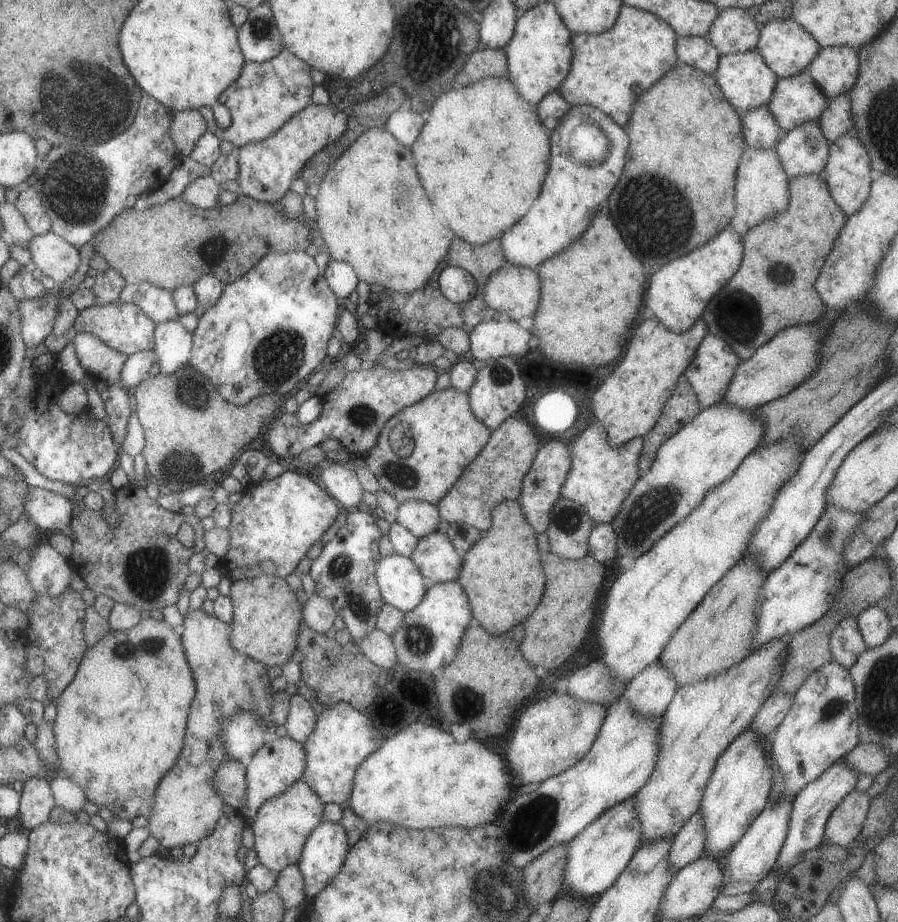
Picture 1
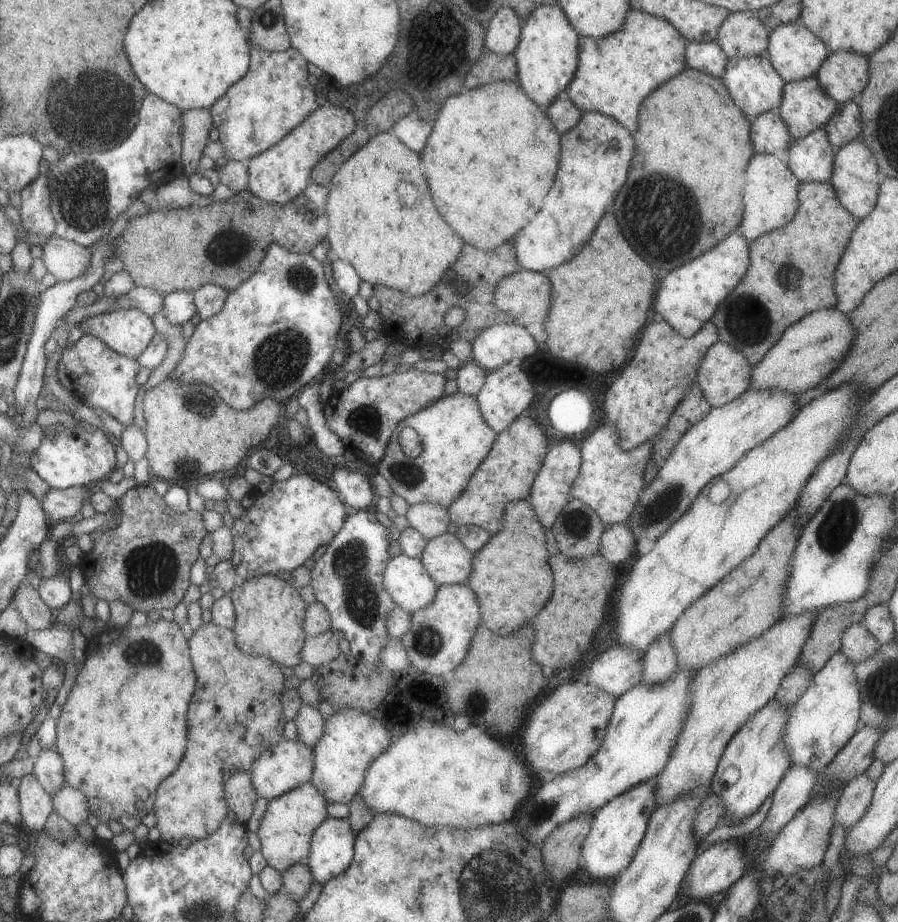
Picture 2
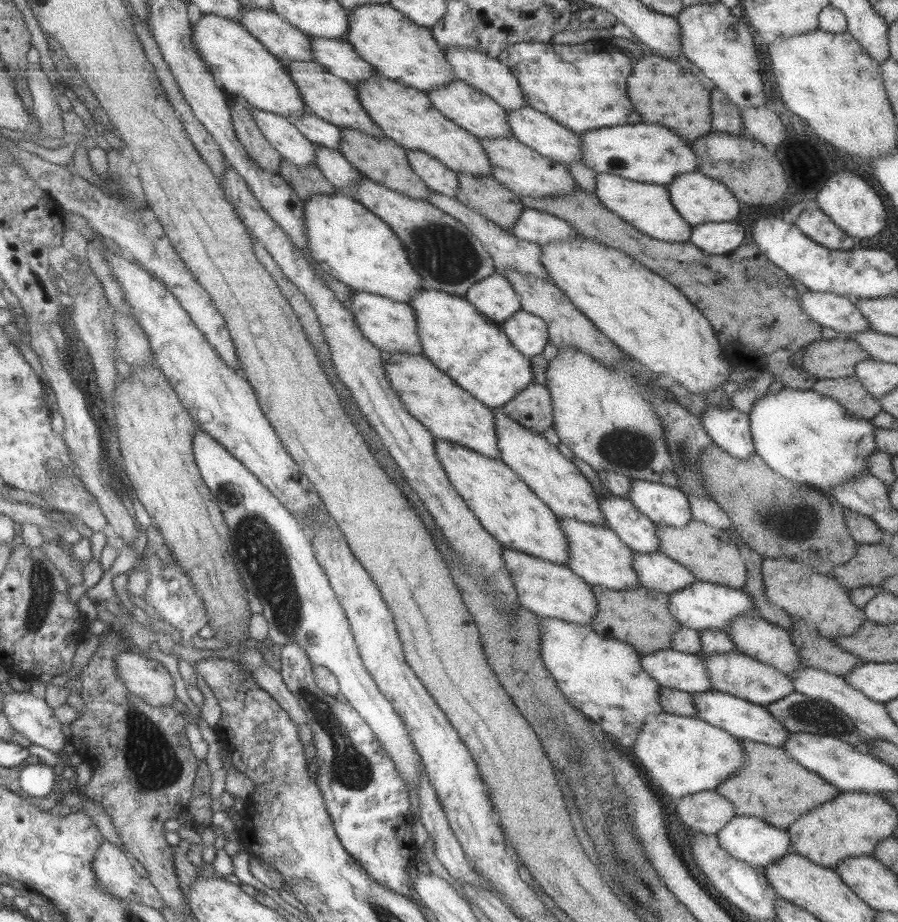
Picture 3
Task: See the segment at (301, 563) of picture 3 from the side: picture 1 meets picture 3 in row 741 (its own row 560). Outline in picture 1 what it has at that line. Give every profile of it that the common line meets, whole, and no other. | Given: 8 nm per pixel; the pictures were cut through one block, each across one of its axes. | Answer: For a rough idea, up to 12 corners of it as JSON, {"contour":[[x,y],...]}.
{"contour":[[395,552],[376,562],[384,602],[403,613],[421,602],[428,581]]}

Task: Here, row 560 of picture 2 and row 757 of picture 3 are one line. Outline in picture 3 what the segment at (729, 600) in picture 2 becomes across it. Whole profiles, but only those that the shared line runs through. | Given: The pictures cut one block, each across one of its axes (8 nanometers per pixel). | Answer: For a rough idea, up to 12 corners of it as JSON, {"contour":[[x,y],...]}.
{"contour":[[738,739],[714,788],[737,815],[786,830],[840,792],[782,747]]}

